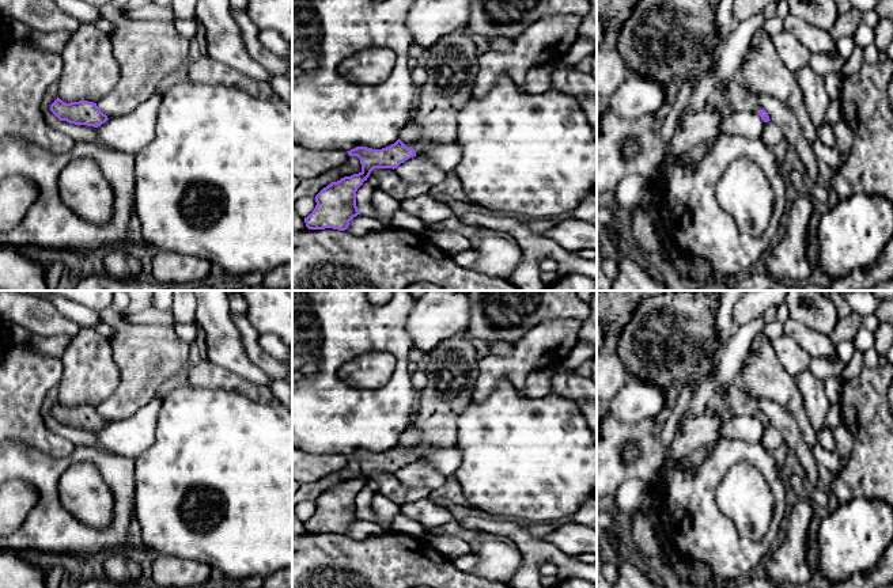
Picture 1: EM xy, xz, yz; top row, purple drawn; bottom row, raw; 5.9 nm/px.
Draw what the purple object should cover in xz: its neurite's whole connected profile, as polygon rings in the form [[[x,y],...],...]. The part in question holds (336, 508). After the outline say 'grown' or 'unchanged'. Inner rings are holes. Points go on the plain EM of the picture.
[[[462,331],[440,341],[431,352],[427,353],[425,367],[428,372],[427,384],[419,391],[416,411],[412,417],[415,426],[420,430],[421,440],[410,452],[400,443],[382,454],[356,451],[348,455],[349,460],[360,463],[362,475],[351,481],[344,481],[332,486],[315,500],[314,515],[304,521],[309,534],[333,532],[345,535],[349,526],[360,519],[356,511],[356,496],[370,481],[374,473],[397,473],[405,464],[421,458],[430,448],[451,448],[458,443],[458,416],[473,401],[472,392],[478,376],[480,356],[468,339],[468,331]]]; grown

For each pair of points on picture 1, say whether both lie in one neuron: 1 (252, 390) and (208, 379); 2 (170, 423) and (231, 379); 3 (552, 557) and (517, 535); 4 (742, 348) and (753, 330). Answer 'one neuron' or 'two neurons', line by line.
1: one neuron
2: two neurons
3: one neuron
4: one neuron

